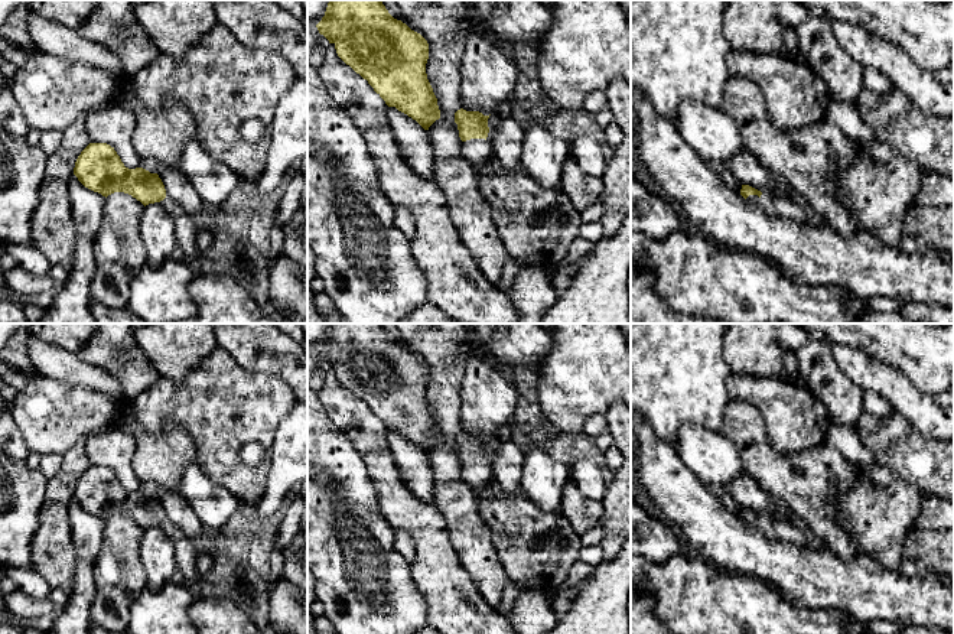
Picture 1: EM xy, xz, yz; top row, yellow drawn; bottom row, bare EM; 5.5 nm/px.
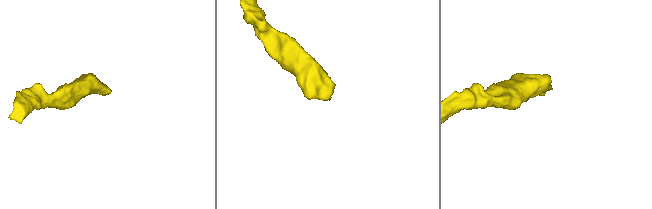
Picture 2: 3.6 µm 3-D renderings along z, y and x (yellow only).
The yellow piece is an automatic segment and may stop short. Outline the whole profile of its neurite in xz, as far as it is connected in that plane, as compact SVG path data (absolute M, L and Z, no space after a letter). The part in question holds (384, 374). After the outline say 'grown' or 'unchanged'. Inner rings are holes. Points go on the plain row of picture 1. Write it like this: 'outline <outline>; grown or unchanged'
outline M329 323L316 351L335 368L338 380L367 403L388 430L407 438L424 453L440 442L437 422L426 397L427 364L394 342L381 323Z; unchanged

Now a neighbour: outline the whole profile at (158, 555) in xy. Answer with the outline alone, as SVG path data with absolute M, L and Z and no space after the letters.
M165 523L144 530L140 560L147 573L147 589L157 592L167 581L178 579L175 543Z

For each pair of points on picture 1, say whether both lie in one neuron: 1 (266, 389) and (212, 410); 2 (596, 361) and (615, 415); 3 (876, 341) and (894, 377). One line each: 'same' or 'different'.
1: same
2: different
3: different

